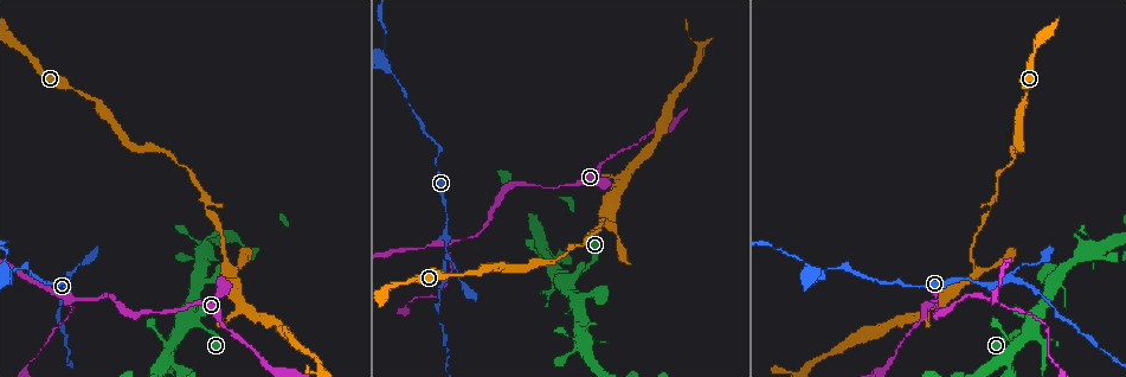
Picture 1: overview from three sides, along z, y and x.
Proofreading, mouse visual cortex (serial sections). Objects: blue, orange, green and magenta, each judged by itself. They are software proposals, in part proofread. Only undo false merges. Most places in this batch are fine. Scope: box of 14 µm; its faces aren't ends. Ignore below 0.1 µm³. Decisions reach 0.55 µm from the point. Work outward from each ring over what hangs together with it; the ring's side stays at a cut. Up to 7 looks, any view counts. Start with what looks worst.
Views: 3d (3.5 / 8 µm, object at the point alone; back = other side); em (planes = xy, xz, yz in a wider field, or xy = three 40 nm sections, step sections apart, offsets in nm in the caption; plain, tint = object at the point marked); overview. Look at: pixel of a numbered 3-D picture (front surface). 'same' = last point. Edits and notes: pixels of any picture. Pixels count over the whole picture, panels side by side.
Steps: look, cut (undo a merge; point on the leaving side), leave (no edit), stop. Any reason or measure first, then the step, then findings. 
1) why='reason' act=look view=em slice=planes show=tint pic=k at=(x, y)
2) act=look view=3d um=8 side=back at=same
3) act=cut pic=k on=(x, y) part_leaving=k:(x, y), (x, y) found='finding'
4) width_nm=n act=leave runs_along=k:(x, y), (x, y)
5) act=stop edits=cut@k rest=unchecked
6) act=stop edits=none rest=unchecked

why='a narrow waist' act=look view=3d um=3.5 pic=1 at=(990, 210)

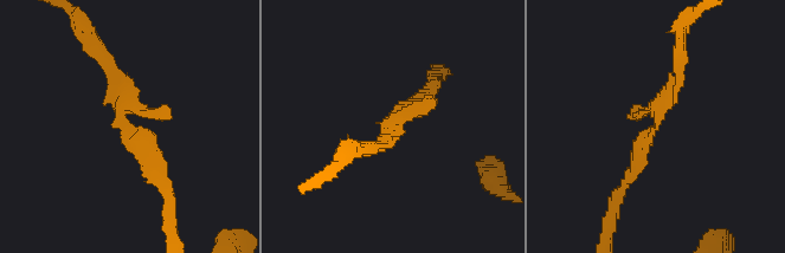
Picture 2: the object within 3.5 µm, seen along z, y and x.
why='need the tissue' act=look view=em slice=planes show=tint pic=2 at=(651, 133)

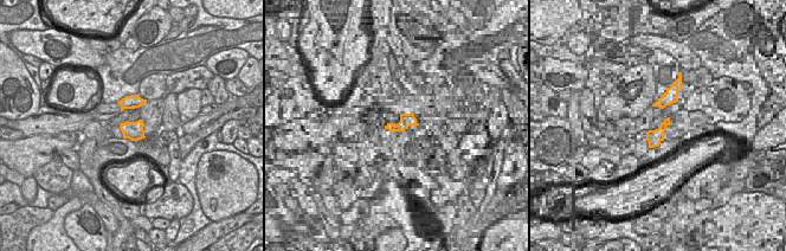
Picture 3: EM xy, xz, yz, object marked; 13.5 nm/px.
why='cut it another way' act=look view=em slice=xy step=1 show=tint at=same

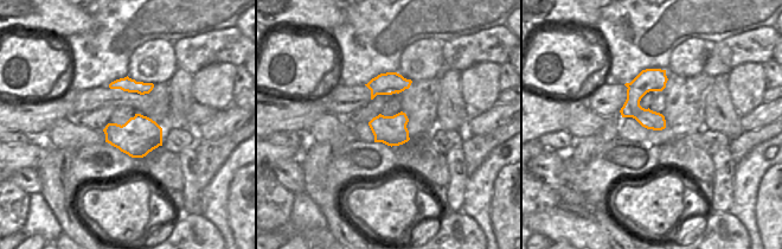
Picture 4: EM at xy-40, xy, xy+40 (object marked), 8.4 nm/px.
act=leave runs_along=2:(679, 67), (658, 125), (618, 194) found='continuous, no second cell'

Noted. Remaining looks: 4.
why='three-way junction' act=look view=3d um=3.5 side=back pic=1 at=(71, 276)

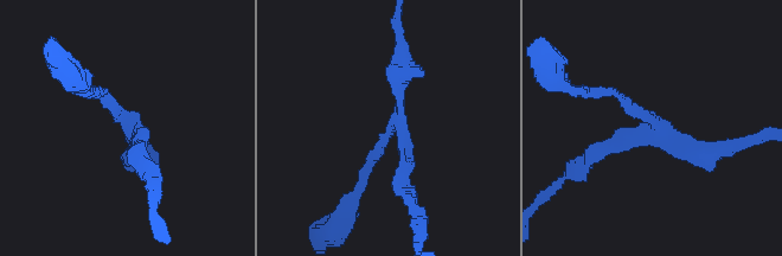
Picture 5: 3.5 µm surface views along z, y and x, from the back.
arms=3 arm_widths_nm=150,150,250 why='shape alone is not enough' act=look view=em slice=xy step=1 show=tint pic=5 at=(397, 115)

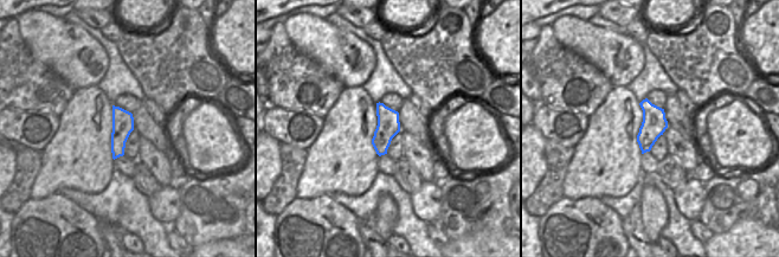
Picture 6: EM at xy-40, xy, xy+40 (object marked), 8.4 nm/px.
act=leave found='all the same cell'

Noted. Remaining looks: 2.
why='side arm on a straight run' act=look view=3d um=3.5 pic=1 at=(605, 222)

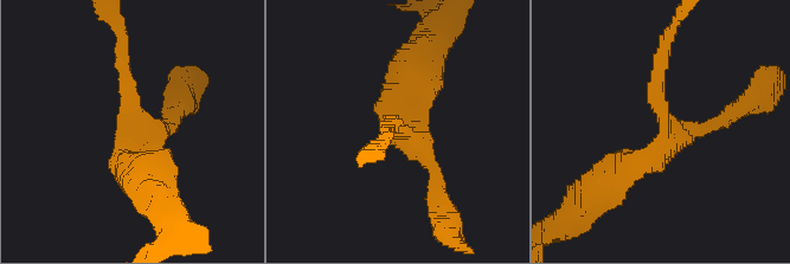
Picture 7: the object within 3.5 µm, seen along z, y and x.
arms=3 arm_widths_nm=200,200,300 act=look view=em slice=xy step=3 show=tint pic=7 at=(398, 129)

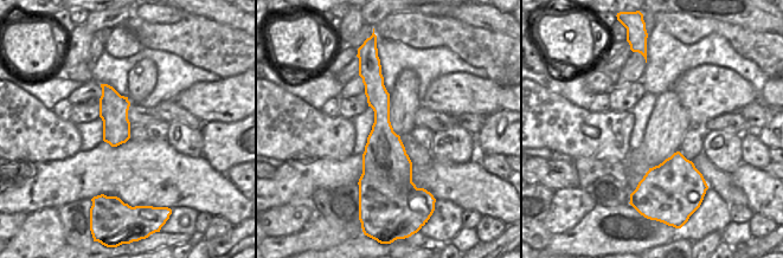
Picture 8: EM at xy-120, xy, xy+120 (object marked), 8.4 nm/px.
act=leave runs_along=7:(123, 39), (130, 166) found='one cell here'

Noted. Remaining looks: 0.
act=stop edits=none rest=unchecked

